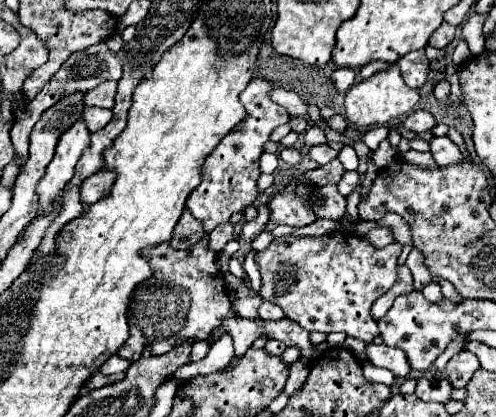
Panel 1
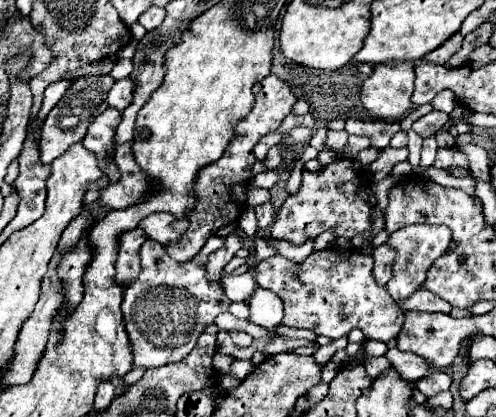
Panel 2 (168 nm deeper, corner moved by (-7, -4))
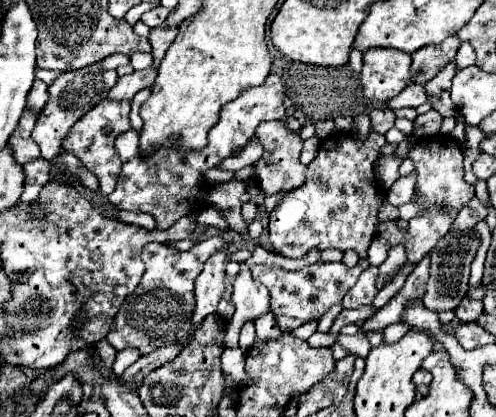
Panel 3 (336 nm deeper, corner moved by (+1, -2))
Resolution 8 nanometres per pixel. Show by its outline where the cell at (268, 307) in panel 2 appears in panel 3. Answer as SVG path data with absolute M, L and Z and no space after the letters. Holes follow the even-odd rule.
M244 266L240 274L234 280L234 292L232 292L232 302L236 306L234 316L226 324L226 338L224 344L228 348L238 348L238 334L244 322L256 320L264 312L270 310L270 296L268 288L260 282L256 282L250 274L250 270Z

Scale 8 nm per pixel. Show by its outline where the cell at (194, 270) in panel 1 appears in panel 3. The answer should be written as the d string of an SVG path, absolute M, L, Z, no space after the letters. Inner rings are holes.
M212 236L188 252L178 252L166 244L148 244L142 250L142 260L146 264L146 272L142 276L140 286L124 300L120 314L116 314L114 330L108 334L108 342L116 346L116 350L138 348L140 354L150 354L158 346L166 346L182 338L192 328L192 306L194 306L194 280L204 268L204 262L216 254L218 250L226 250L228 244L222 236Z

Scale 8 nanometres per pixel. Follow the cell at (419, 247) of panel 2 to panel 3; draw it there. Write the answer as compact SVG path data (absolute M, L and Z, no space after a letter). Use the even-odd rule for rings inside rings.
M438 134L438 136L432 136L432 138L420 140L418 146L414 146L408 152L408 158L416 166L418 178L416 178L414 198L418 200L418 204L422 204L422 210L416 218L410 220L410 228L406 232L400 232L396 222L380 222L378 238L388 240L392 246L394 244L404 244L406 254L408 254L408 262L416 264L450 230L454 218L460 212L460 208L456 204L466 204L468 206L468 202L474 196L474 186L464 180L464 168L462 168L464 154L462 154L460 144L456 140L452 140L450 136Z

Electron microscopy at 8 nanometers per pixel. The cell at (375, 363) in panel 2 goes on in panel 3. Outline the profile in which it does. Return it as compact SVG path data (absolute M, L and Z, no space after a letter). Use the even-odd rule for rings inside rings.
M340 334L337 338L337 342L344 344L350 354L360 356L360 358L366 358L368 352L370 352L370 348L372 348L370 342L368 342L368 338L366 338L364 334L354 334L352 336Z

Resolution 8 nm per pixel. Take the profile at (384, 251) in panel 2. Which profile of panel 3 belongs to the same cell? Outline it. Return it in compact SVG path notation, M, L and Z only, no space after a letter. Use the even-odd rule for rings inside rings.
M370 266L368 270L364 270L360 274L356 286L352 286L352 290L348 290L348 294L342 298L342 306L344 308L370 306L372 300L378 294L378 290L376 290L376 278L378 278L378 268Z

